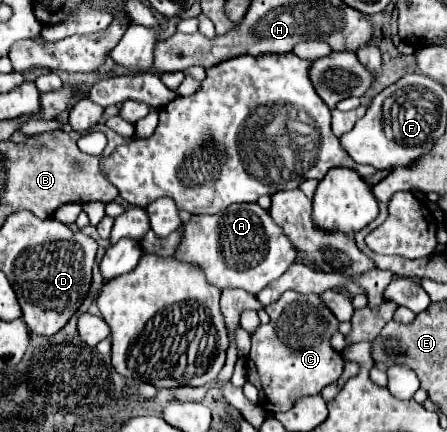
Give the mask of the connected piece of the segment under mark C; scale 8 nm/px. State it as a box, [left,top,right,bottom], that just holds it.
[248,290,344,412]

